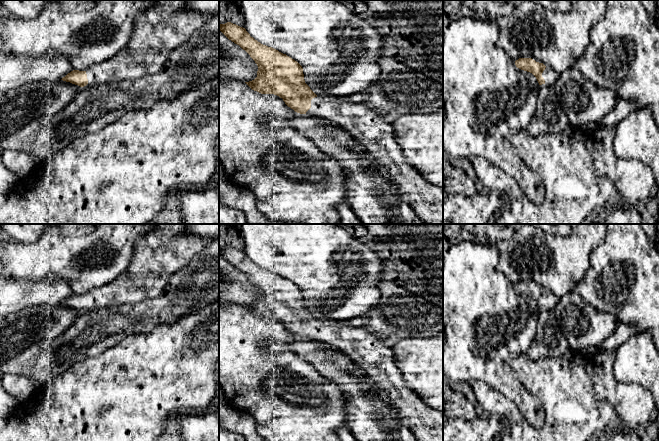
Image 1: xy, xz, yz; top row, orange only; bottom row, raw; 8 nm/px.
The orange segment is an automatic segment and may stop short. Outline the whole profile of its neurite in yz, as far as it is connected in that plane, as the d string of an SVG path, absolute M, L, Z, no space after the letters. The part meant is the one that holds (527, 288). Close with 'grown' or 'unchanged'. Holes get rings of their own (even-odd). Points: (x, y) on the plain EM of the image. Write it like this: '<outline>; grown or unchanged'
M519 282L515 285L515 289L521 294L532 297L539 309L547 307L553 310L559 301L559 298L553 293L546 291L543 287L536 286L532 282Z; grown

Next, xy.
M154 224L152 230L147 230L134 247L133 258L127 267L113 282L90 290L86 295L73 294L61 304L84 311L86 309L102 309L125 304L137 304L143 300L160 296L171 278L190 261L207 248L213 238L202 238L186 233L186 224Z; grown

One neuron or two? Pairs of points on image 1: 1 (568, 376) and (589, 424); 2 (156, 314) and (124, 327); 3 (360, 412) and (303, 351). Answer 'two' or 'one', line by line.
1: one
2: one
3: one

